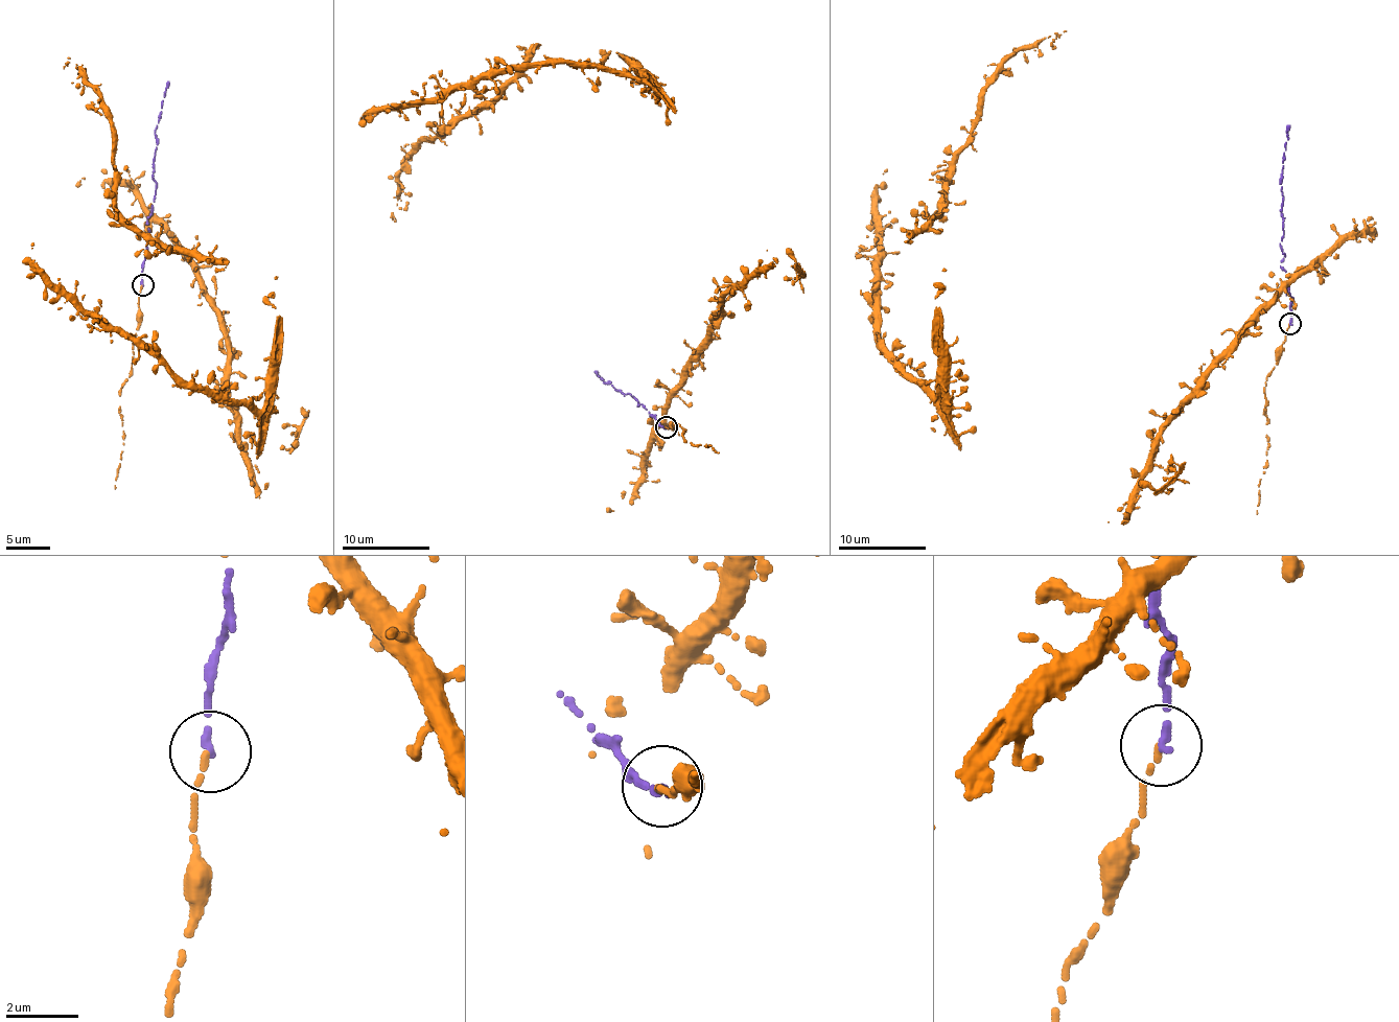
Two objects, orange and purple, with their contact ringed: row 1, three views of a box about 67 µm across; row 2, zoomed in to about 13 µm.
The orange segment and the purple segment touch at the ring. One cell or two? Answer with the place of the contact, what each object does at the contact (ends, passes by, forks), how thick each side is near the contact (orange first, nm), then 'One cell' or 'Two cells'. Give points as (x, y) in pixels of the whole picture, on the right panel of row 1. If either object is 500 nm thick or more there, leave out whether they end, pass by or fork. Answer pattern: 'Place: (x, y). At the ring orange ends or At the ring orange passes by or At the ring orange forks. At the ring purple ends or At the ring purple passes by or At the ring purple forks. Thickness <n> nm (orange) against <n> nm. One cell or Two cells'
Place: (1289, 323). At the ring orange ends. At the ring purple ends. Thickness 160 nm (orange) against 240 nm. One cell

